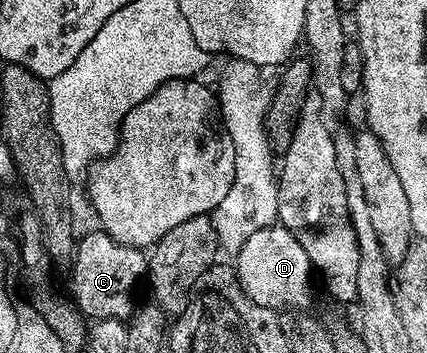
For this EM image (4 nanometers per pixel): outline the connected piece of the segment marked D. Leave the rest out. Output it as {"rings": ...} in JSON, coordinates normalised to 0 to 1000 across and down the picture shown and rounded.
{"rings":[[[642,635],[625,646],[607,646],[578,677],[578,691],[553,711],[550,762],[564,796],[569,827],[597,850],[597,861],[616,861],[632,873],[714,873],[724,856],[724,776],[728,756],[719,714],[710,714],[710,691],[691,680],[691,669],[667,640]]]}

